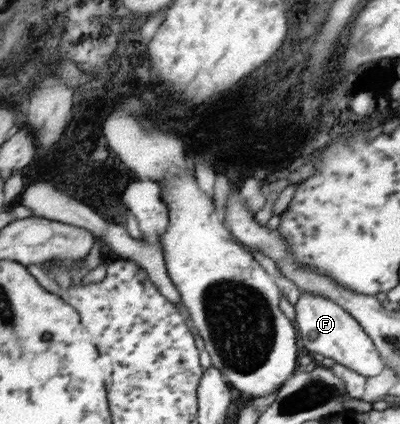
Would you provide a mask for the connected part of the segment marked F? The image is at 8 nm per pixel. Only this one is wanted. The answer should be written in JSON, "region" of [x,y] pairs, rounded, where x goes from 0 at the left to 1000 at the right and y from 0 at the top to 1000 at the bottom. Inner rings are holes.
{"region":[[[750,691],[745,710],[733,722],[735,762],[753,788],[765,835],[795,833],[805,842],[820,842],[840,858],[860,861],[913,892],[935,889],[940,880],[955,875],[960,861],[945,833],[935,828],[933,802],[873,736],[850,729],[850,722],[825,705],[780,691]]]}

